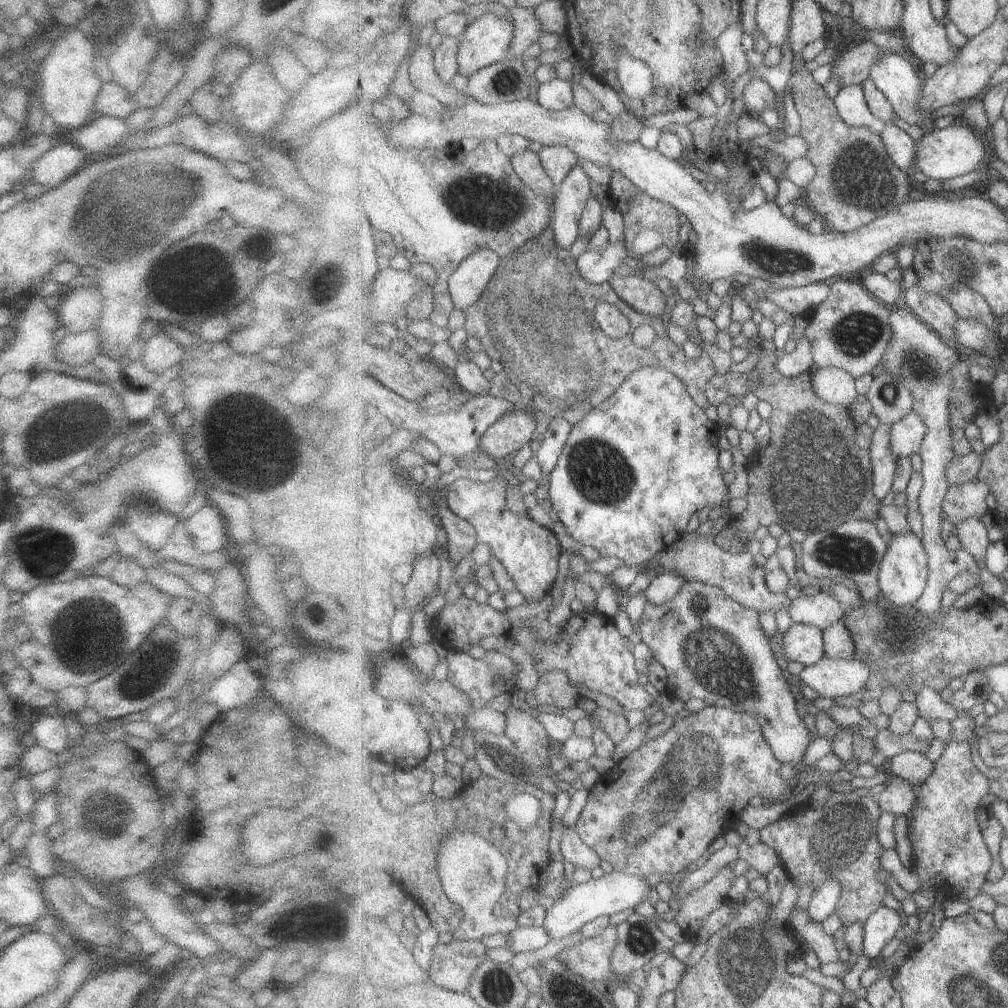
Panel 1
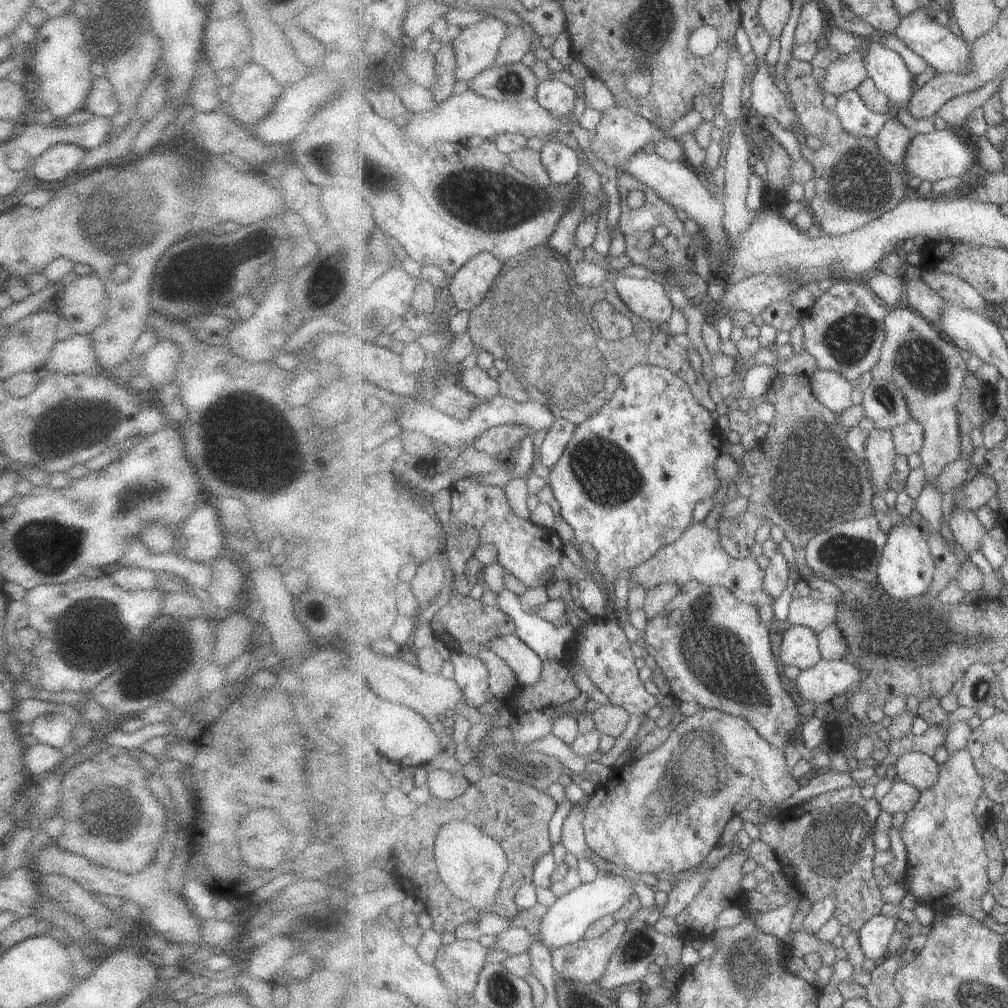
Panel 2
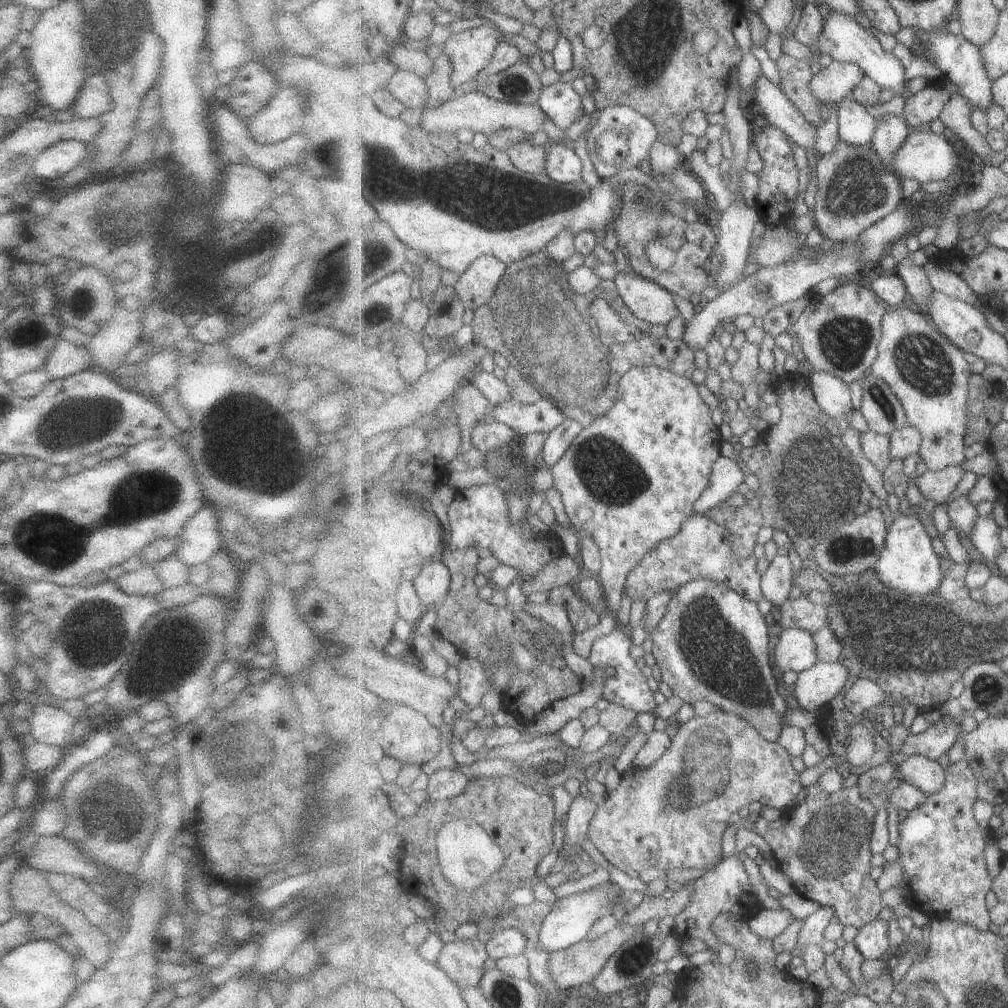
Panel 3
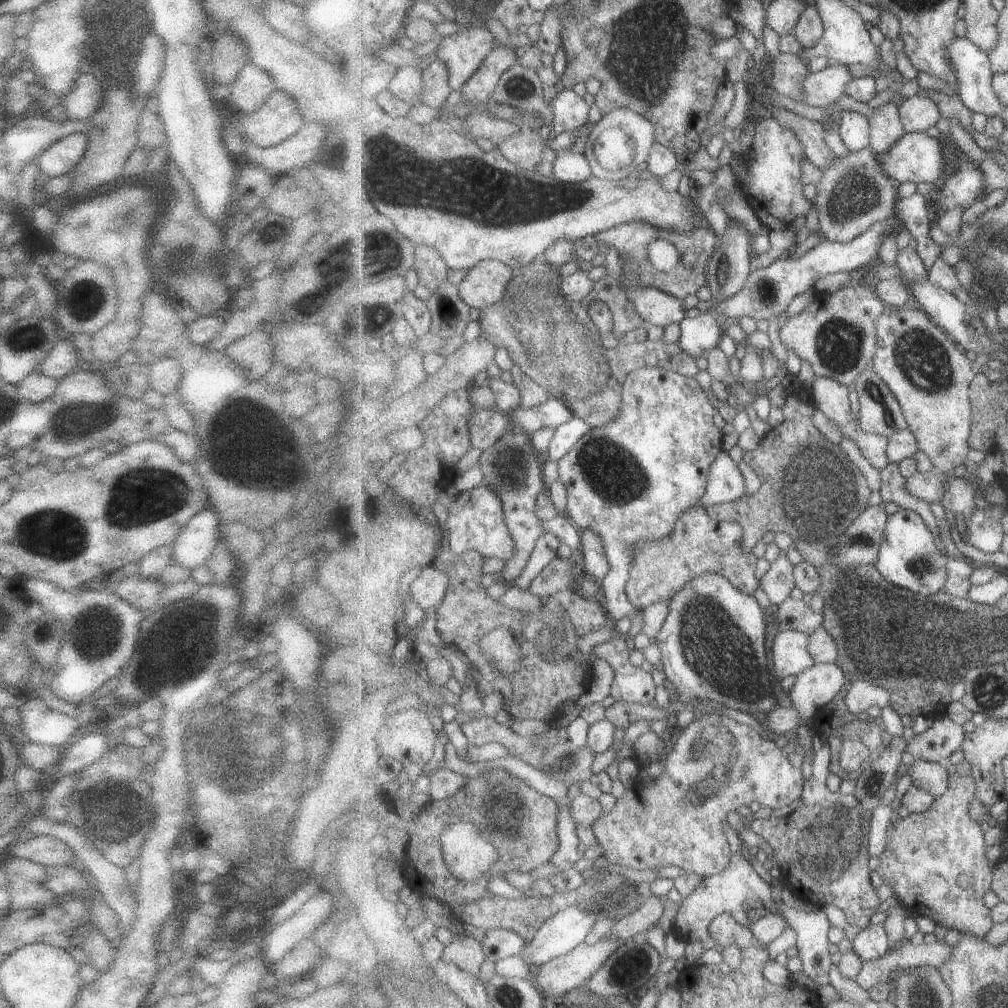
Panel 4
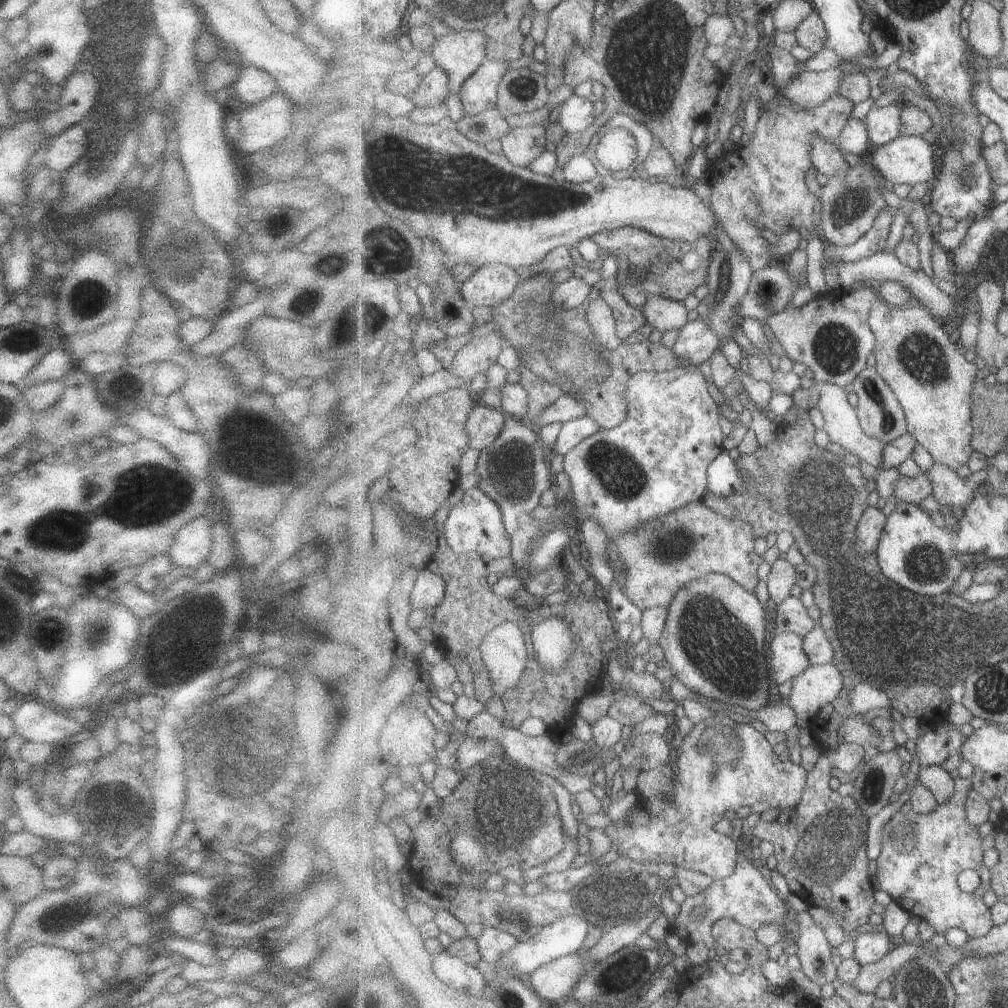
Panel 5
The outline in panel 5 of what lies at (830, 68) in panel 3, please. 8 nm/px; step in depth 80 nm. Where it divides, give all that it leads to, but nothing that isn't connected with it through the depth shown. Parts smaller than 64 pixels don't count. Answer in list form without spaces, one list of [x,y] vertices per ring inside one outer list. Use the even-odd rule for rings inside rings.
[[[842,67],[824,71],[805,70],[797,75],[784,90],[779,91],[781,96],[788,99],[792,104],[797,104],[798,107],[802,107],[803,109],[810,109],[821,106],[827,99],[831,99],[833,95],[839,93],[840,82],[843,78],[844,74]]]

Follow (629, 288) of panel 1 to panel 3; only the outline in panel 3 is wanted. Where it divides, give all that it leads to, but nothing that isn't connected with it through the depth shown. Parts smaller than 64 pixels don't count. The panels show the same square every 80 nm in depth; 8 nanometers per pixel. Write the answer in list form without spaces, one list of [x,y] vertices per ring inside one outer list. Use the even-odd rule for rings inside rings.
[[[619,272],[613,278],[619,294],[631,312],[653,325],[667,326],[679,311],[673,293],[655,281],[643,278],[633,272]]]

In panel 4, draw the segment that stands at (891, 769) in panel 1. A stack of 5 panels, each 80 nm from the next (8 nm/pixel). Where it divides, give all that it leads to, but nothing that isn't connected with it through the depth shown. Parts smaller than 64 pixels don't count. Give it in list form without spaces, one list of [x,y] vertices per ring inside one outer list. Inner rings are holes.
[[[914,759],[907,766],[907,774],[911,776],[913,784],[920,789],[929,791],[935,798],[943,796],[950,787],[949,772],[942,763]]]

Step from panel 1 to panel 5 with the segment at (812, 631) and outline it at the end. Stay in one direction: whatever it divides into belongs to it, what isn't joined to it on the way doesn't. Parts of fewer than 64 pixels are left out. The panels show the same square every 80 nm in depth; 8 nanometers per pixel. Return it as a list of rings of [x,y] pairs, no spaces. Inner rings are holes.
[[[775,634],[770,642],[770,672],[776,685],[795,679],[812,665],[804,651],[804,636]]]

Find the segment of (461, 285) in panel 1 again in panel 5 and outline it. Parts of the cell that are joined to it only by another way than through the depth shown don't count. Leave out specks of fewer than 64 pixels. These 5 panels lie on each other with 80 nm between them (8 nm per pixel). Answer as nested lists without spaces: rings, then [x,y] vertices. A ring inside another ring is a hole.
[[[487,263],[469,271],[461,291],[472,307],[494,307],[505,302],[520,286],[515,268],[503,263]]]

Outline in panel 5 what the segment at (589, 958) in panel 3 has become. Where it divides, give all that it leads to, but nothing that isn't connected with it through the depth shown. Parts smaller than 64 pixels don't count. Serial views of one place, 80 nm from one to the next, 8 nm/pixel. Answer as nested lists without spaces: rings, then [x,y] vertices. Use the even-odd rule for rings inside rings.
[[[578,952],[540,966],[529,977],[530,985],[541,997],[557,1006],[566,1000],[573,987],[589,970],[589,963]]]

